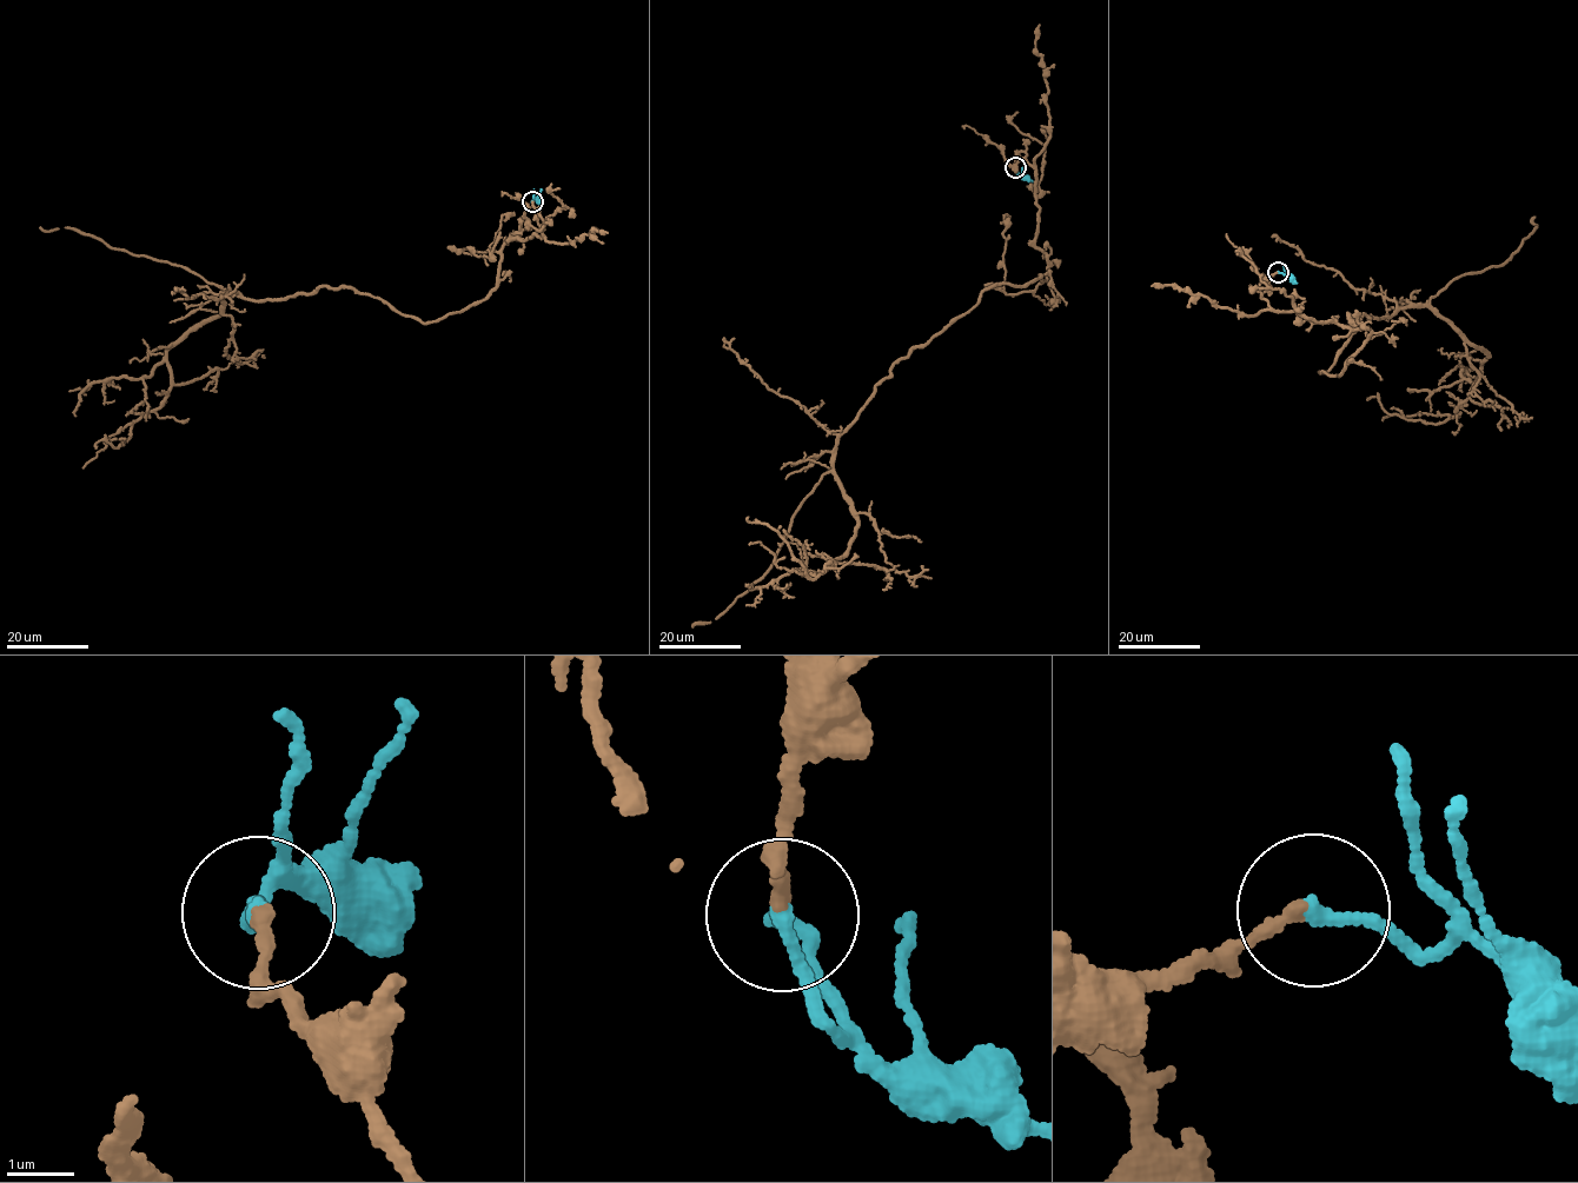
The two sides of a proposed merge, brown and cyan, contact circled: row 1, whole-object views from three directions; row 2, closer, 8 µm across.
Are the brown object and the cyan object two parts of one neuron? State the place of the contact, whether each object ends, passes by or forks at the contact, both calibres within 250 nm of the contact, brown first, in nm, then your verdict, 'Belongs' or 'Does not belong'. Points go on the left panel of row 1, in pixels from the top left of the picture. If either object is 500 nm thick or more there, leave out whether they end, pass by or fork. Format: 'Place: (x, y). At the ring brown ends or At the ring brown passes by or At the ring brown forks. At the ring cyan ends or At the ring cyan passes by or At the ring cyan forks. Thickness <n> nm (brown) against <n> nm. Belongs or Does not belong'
Place: (532, 201). At the ring brown ends. At the ring cyan ends. Thickness 200 nm (brown) against 240 nm. Belongs

